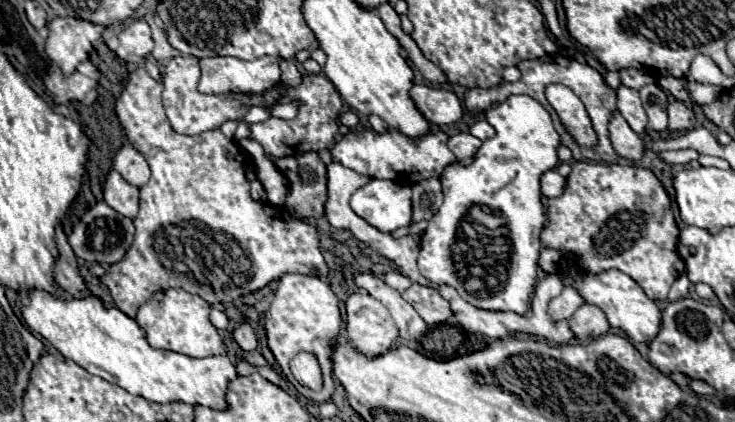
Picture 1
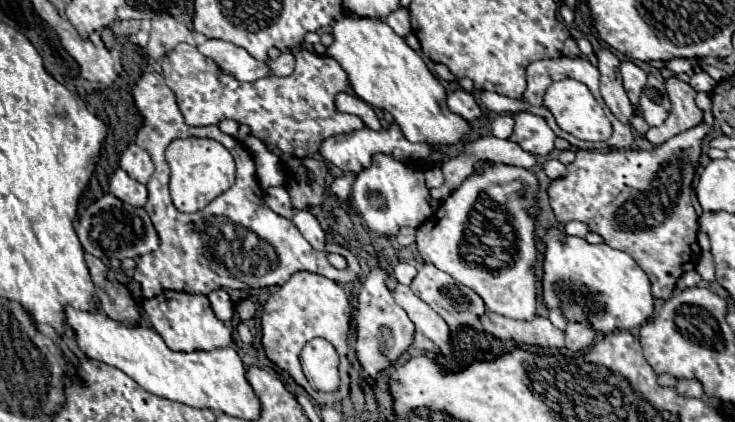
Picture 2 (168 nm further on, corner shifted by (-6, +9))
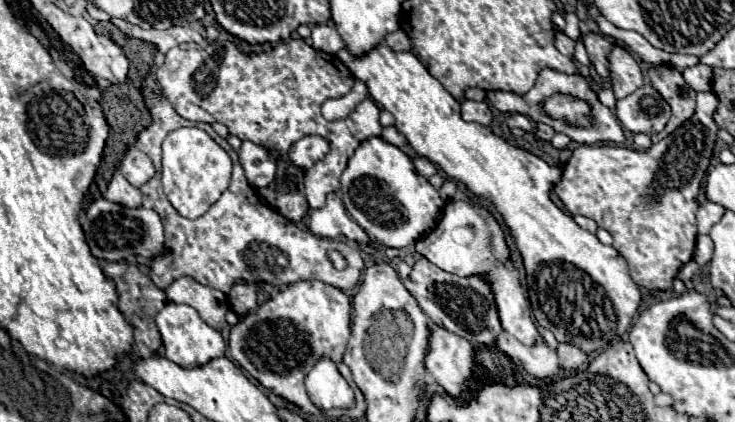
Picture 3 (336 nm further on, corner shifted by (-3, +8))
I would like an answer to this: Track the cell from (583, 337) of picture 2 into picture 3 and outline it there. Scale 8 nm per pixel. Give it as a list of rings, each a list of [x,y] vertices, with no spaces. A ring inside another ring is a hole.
[[[559,344],[557,354],[559,354],[559,364],[565,370],[579,370],[589,362],[589,354],[579,350],[579,346],[575,344]]]

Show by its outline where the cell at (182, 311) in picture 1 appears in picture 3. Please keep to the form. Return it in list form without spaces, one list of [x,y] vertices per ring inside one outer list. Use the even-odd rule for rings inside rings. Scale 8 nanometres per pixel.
[[[167,302],[165,308],[155,316],[155,324],[163,338],[165,356],[179,366],[185,366],[185,368],[201,366],[201,364],[207,364],[211,358],[223,356],[223,352],[225,352],[225,342],[223,342],[221,334],[215,328],[211,328],[207,322],[203,322],[201,316],[197,314],[197,310],[187,304]]]

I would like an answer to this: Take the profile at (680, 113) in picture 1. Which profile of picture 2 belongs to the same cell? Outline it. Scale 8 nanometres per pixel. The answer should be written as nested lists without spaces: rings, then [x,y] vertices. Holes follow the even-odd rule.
[[[668,77],[666,91],[668,91],[672,109],[670,109],[668,119],[662,123],[662,127],[652,127],[646,133],[646,139],[652,145],[660,145],[660,143],[668,141],[670,137],[702,123],[702,111],[694,103],[696,91],[688,83],[684,83],[678,77]]]

